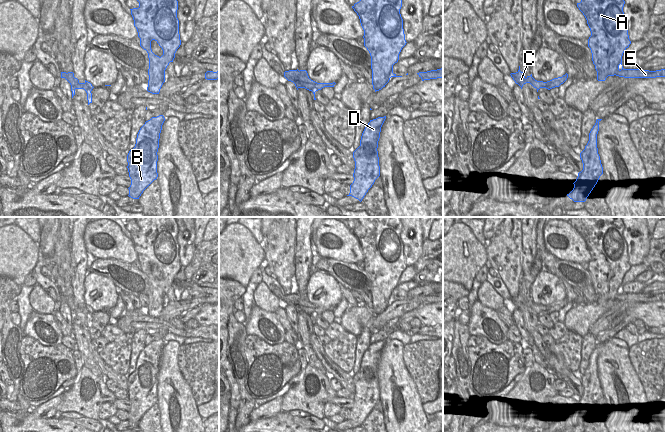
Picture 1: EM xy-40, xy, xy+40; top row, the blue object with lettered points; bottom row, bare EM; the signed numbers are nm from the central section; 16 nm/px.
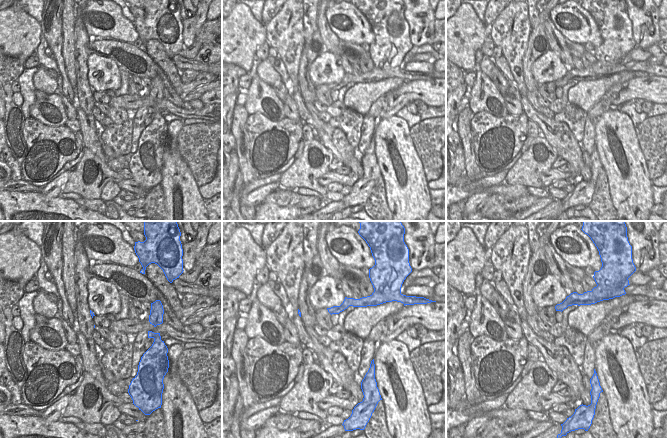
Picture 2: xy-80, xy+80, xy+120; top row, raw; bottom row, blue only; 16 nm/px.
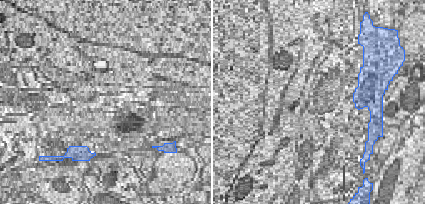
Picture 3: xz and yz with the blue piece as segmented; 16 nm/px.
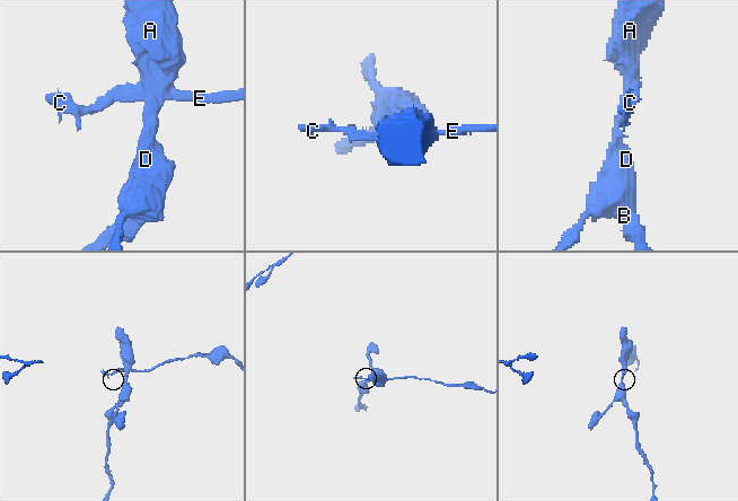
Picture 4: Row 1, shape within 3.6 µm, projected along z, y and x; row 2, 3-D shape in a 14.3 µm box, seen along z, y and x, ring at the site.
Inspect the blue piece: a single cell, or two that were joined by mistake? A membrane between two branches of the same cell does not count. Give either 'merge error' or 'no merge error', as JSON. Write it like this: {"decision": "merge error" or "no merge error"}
{"decision": "merge error"}

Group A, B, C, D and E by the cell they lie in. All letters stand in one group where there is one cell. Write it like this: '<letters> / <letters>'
A B D / C E

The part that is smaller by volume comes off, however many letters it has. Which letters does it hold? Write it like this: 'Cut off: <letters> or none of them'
Cut off: C, E

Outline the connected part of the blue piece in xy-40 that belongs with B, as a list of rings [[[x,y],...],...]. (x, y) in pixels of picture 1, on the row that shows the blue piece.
[[[163,115],[146,121],[137,134],[135,147],[127,155],[131,179],[128,196],[133,199],[139,199],[143,191],[158,177],[157,152],[164,121]]]

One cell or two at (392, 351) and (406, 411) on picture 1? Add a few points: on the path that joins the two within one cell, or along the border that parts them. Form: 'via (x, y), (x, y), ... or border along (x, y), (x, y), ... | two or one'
via (392, 366), (393, 377), (403, 387), (403, 396) | one

